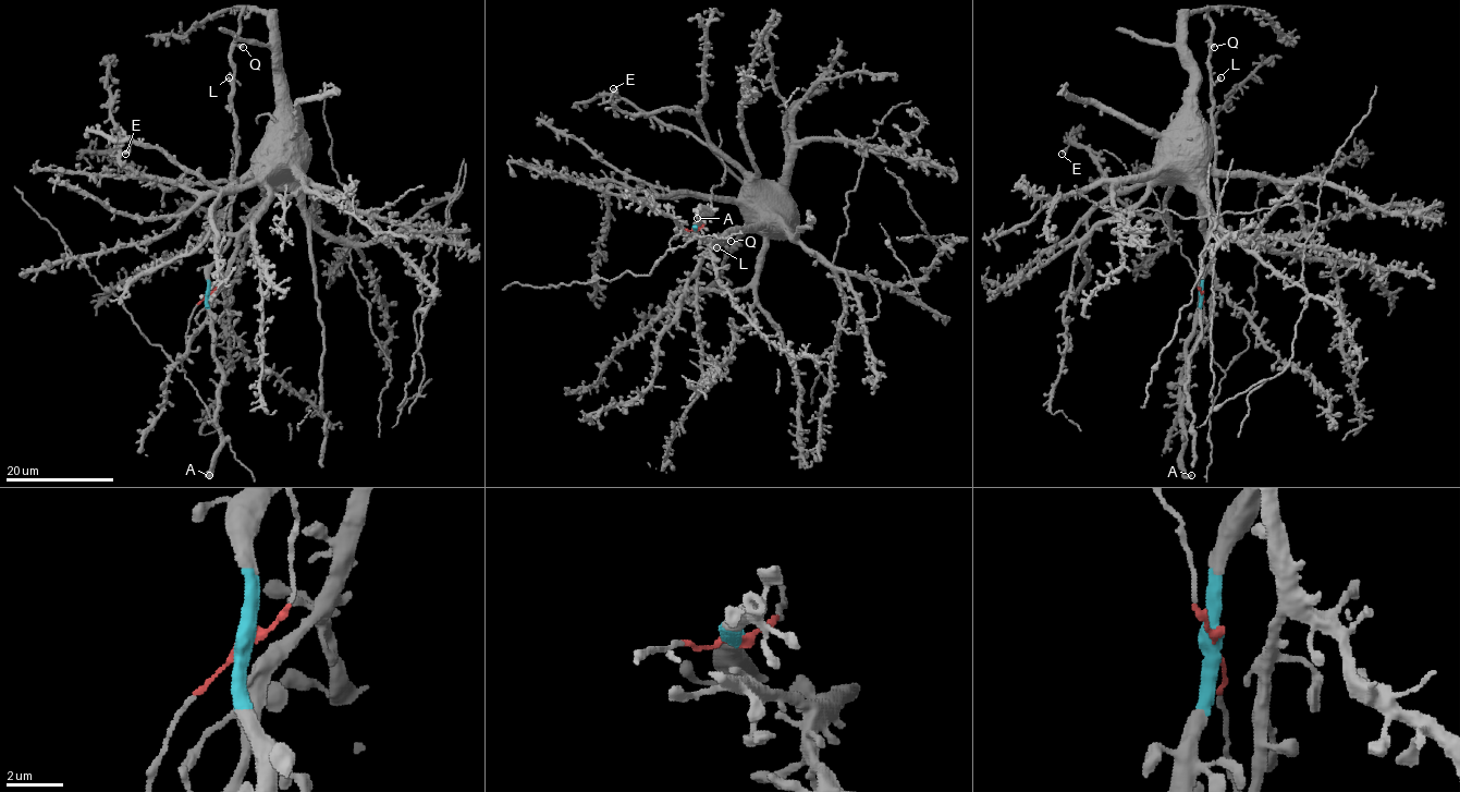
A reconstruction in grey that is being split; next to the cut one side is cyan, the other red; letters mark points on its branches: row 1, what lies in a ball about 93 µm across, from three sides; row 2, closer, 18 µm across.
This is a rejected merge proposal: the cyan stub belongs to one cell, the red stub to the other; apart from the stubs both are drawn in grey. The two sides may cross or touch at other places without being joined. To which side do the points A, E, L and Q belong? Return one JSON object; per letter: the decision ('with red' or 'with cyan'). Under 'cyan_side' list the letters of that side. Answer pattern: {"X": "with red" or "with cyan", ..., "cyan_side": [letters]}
{"A": "with cyan", "E": "with red", "L": "with cyan", "Q": "with cyan", "cyan_side": ["A", "L", "Q"]}

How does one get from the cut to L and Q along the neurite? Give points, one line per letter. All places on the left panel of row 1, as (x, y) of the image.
L: (207, 294), (207, 273), (230, 235), (235, 119), (229, 76)
Q: (207, 294), (207, 273), (230, 235), (235, 159), (231, 49), (235, 46), (243, 47)

